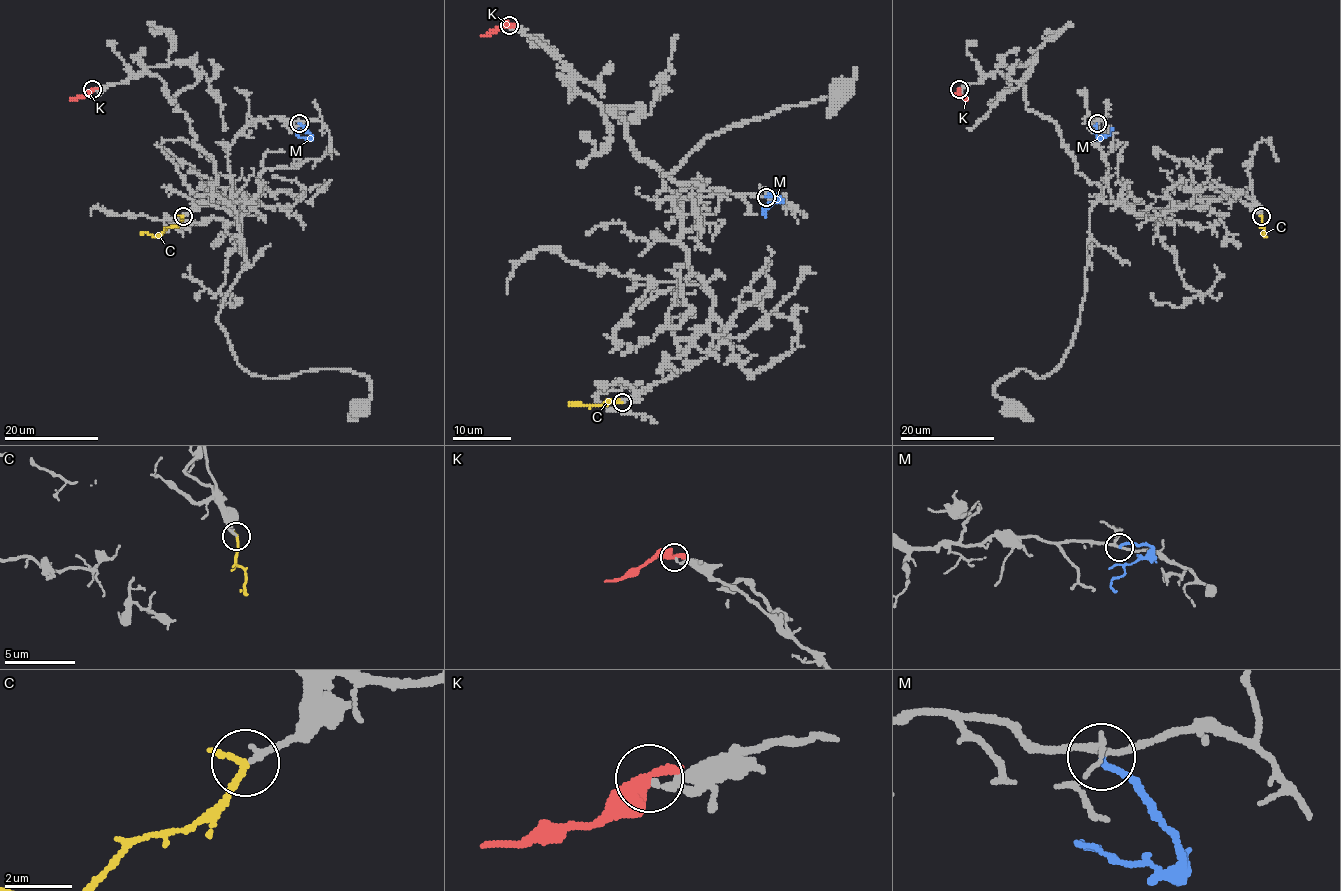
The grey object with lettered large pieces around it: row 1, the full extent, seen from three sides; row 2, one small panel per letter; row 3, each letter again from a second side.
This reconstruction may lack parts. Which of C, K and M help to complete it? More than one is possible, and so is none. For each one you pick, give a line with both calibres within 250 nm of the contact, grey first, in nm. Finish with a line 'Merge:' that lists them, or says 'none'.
C: Thickness 180 nm (grey) against 220 nm
Merge: C

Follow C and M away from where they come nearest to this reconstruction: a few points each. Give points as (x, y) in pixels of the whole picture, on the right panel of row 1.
C: (1261, 216), (1265, 236), (1262, 234)
M: (1097, 123), (1097, 137), (1106, 137), (1111, 129)

